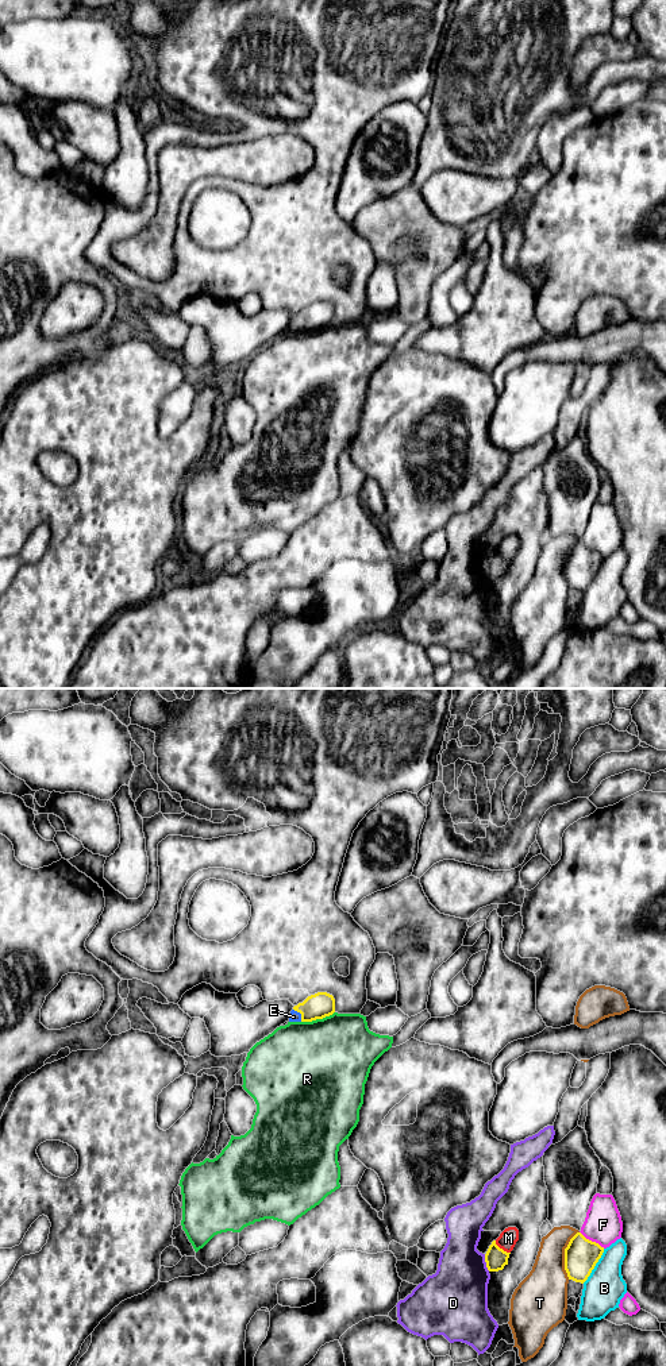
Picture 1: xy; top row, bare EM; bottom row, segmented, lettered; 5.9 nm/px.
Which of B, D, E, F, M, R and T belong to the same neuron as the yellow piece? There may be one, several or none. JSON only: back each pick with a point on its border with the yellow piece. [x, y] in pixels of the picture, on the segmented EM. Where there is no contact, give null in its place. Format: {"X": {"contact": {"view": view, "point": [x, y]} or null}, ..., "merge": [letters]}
{"E": {"contact": {"view": "xy", "point": [300, 1013]}}, "merge": ["E"]}

